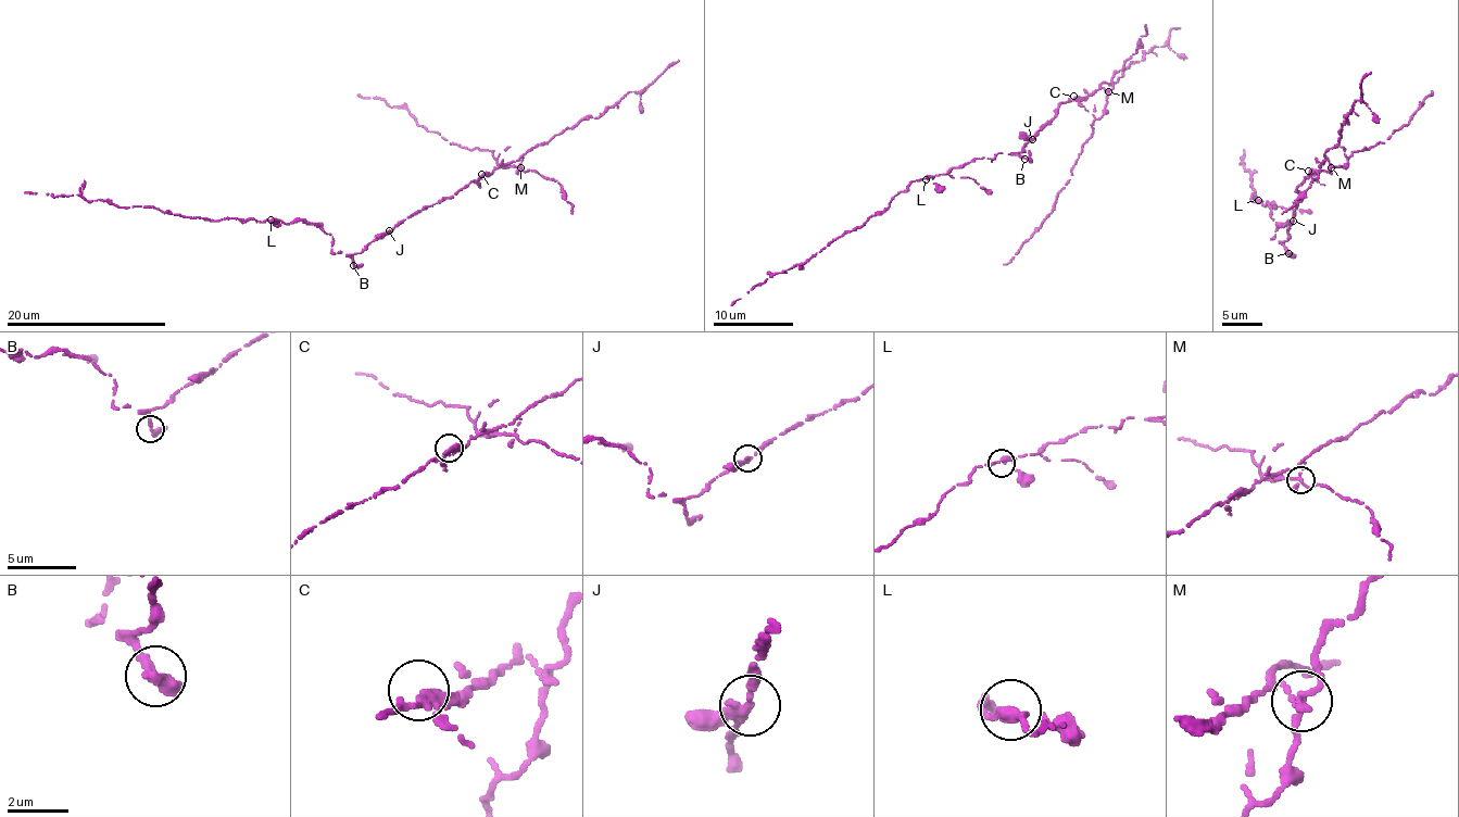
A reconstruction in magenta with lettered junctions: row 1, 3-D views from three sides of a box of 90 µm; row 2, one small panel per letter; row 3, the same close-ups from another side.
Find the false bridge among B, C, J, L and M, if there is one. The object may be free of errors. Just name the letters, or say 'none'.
M

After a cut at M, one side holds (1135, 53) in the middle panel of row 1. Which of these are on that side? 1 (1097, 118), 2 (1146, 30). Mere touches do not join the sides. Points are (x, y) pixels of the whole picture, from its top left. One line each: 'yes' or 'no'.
1: yes
2: yes

